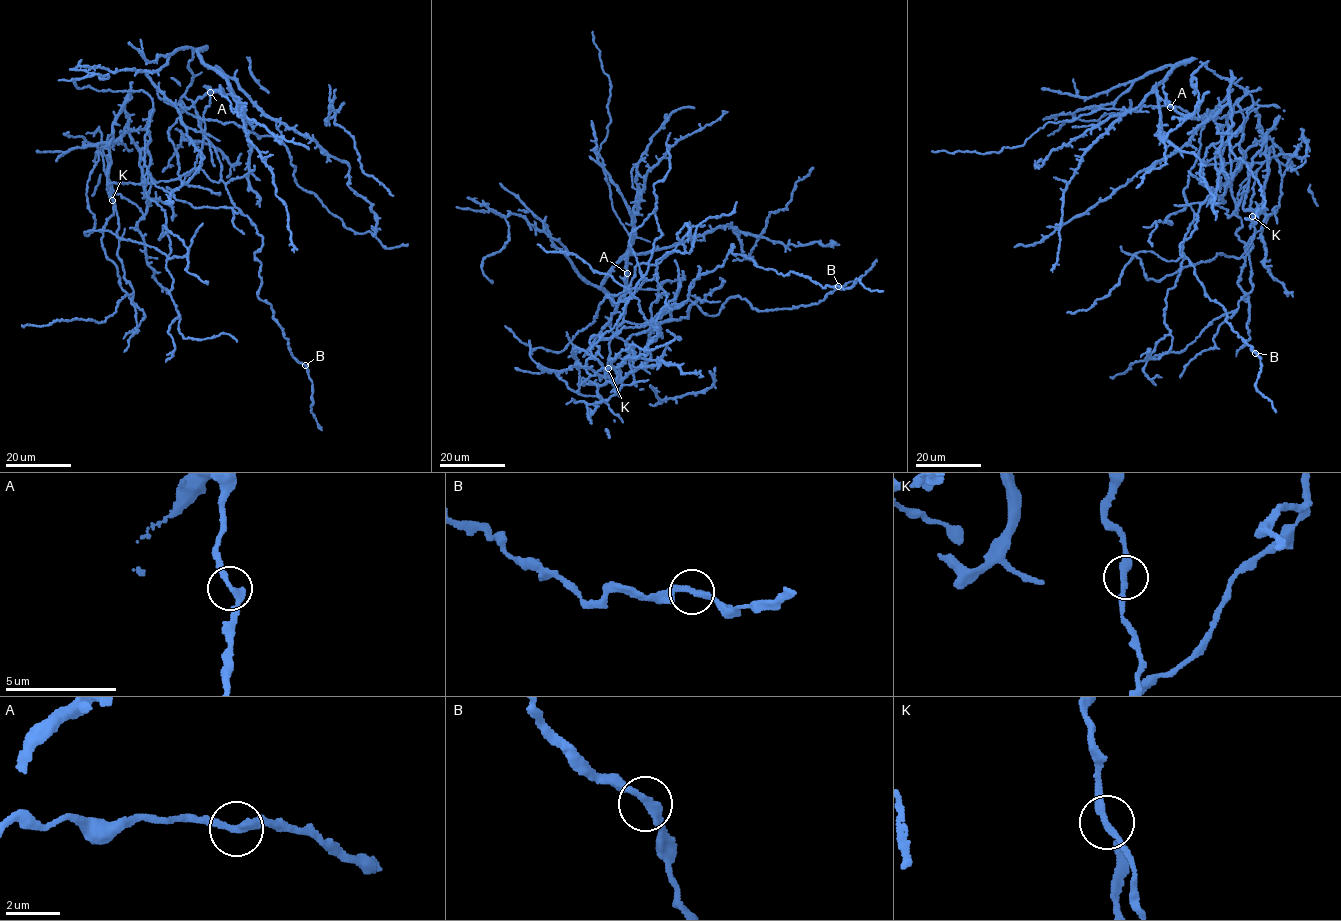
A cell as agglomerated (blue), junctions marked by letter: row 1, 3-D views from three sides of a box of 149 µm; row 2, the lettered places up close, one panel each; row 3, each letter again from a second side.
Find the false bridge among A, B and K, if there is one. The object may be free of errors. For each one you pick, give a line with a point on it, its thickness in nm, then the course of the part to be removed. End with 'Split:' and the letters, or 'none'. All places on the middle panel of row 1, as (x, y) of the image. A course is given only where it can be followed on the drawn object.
A: Place: (627, 273). Thickness 280 nm. Course of the part to remove: (626, 273), (629, 235), (612, 207), (599, 152), (610, 122), (607, 104), (610, 84), (602, 68), (593, 31)
Split: A

